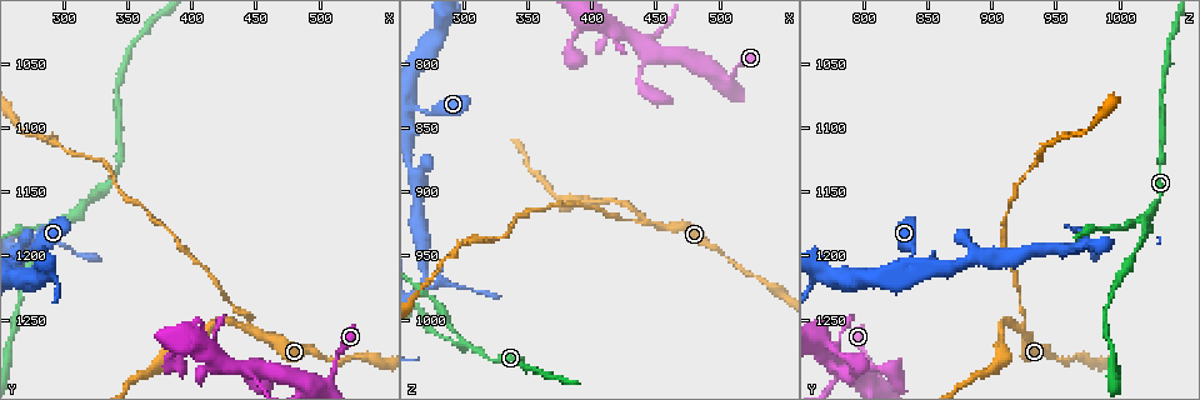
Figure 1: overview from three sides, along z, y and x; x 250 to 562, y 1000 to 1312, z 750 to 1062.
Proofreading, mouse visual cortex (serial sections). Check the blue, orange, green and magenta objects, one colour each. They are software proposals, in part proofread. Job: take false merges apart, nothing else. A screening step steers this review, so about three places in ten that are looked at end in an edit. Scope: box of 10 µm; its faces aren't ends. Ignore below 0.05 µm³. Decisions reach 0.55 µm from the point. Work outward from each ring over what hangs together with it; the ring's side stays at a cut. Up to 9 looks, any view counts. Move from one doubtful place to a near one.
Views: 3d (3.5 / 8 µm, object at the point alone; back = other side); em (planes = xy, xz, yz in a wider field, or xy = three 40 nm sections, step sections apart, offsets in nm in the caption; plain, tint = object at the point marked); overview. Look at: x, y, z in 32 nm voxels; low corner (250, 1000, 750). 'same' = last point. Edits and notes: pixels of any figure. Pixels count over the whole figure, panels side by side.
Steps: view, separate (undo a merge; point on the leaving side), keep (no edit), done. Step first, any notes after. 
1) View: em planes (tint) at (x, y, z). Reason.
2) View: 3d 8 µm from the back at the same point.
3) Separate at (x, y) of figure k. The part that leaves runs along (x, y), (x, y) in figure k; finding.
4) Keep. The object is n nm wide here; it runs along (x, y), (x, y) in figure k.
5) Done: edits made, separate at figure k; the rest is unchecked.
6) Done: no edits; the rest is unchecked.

View: 3d 3.5 µm at (304, 1174, 1022). A narrow waist.

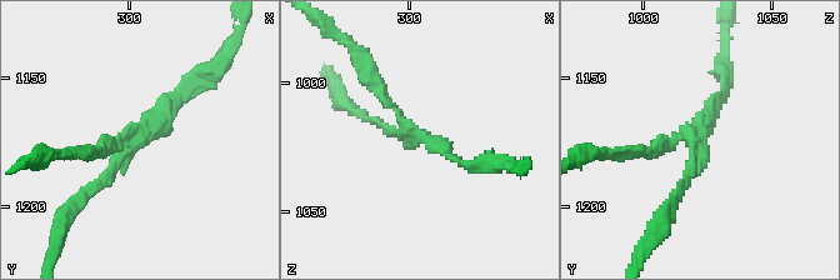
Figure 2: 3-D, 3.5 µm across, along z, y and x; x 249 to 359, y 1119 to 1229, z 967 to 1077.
View: em planes (plain) at (303, 1173, 1020). 3 arms meet here; the arms are 150, 150, 150 nm wide.

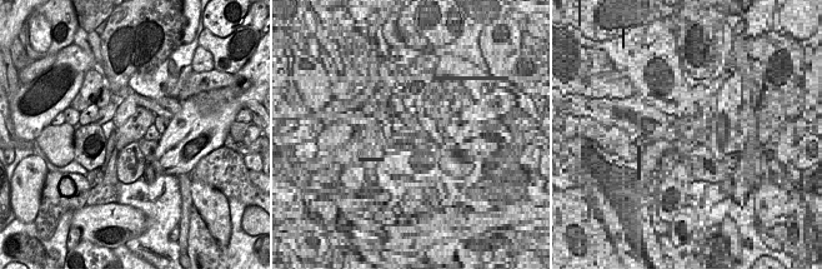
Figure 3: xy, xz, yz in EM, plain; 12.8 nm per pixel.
View: em planes (tint) at the same point.

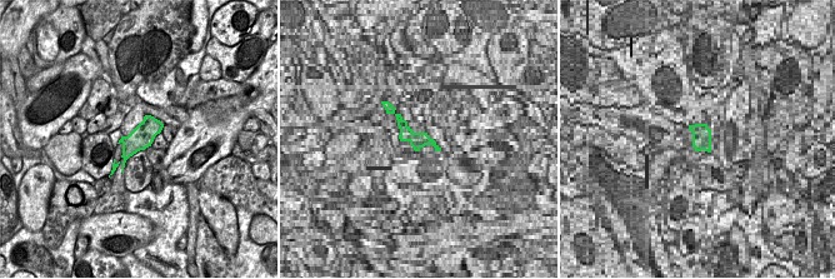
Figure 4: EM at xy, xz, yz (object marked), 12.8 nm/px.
Keep. It runs along (195, 80), (80, 199) in figure 2; continuous, no second cell.

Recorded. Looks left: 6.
View: 3d 3.5 µm from the back at (446, 1258, 924). Three arms meet.

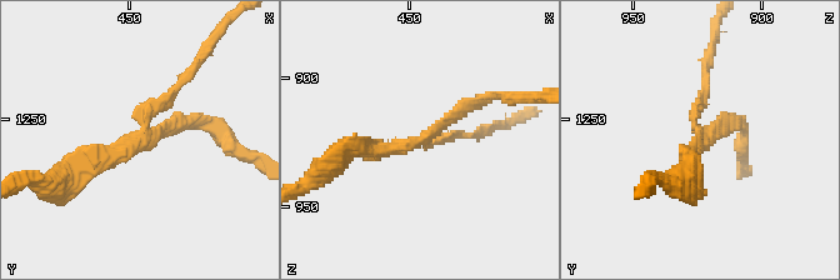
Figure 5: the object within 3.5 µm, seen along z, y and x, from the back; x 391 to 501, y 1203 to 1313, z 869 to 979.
View: em planes (tint) at (445, 1257, 924). Shape alone is not enough.

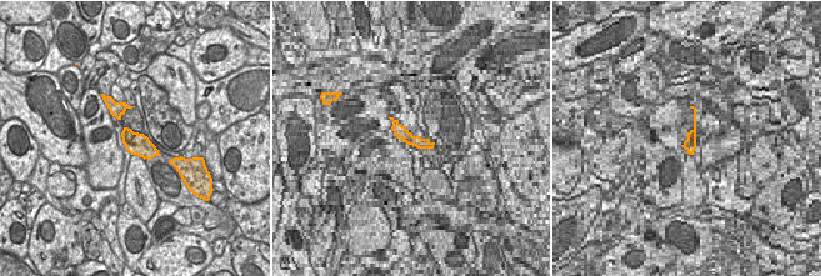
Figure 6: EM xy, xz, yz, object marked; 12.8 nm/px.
Separate at (705, 86) of figure 5. 3 arms meet here; the arms are 150, 150, 250 nm wide; the part that leaves runs along (695, 123), (715, 34) in figure 5; a second cell is stuck on.

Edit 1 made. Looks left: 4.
View: 3d 3.5 µm from the back at (448, 1290, 792). Small branch off a trunk.

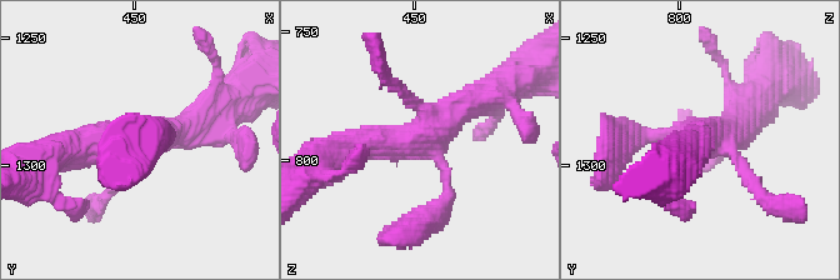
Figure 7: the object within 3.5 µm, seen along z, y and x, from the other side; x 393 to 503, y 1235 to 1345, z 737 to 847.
View: em xy step 1 (tint) at the same point. 4 arms meet here; the arms are 150, 150, 400, 400 nm wide; now the EM.

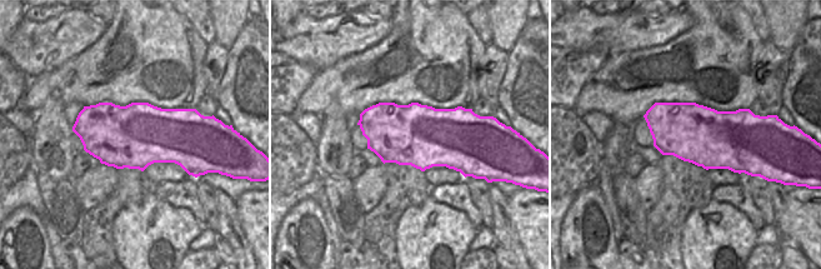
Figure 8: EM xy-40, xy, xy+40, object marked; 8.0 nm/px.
Keep. It runs along (341, 155), (418, 139), (486, 94) in figure 7; all the same cell.

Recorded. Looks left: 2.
View: 3d 3.5 µm at (392, 1266, 770). Three arms meet.

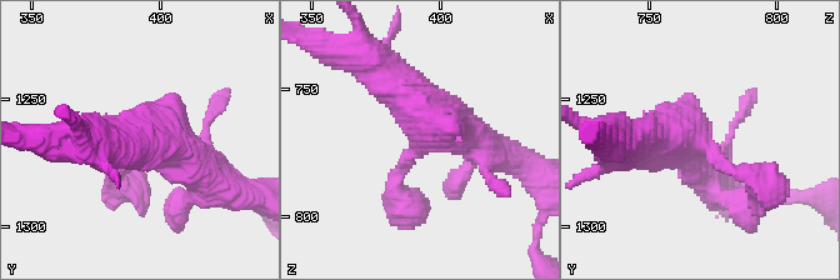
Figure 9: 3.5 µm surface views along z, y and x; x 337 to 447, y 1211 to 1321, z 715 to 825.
View: em xy step 3 (tint) at (393, 1267, 770). Shape alone is not enough.

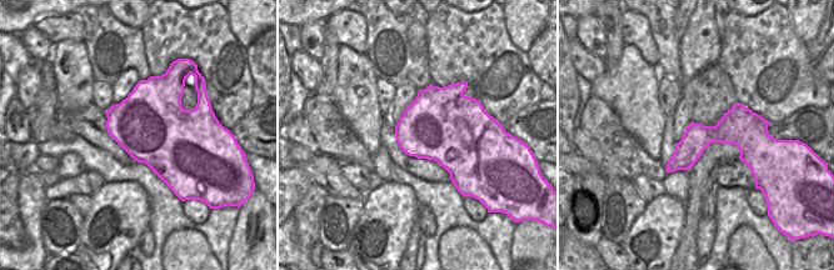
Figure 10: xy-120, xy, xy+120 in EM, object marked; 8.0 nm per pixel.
Keep. The object is 600 nm wide here; it runs along (508, 154), (441, 129), (396, 183) in figure 9; one cell here.

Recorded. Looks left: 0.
Done: edits made, separate at figure 5; the rest is unchecked.

